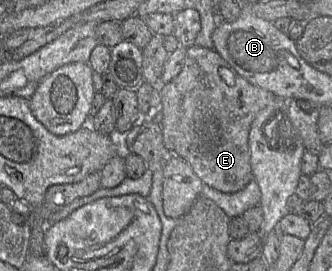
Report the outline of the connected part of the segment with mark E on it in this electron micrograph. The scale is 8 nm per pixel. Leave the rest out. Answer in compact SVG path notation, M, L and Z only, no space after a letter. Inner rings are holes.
M196 44L187 48L181 72L170 82L160 84L160 95L163 104L160 123L167 150L187 161L204 184L224 193L243 189L253 179L249 148L252 122L275 95L239 75L214 48Z

